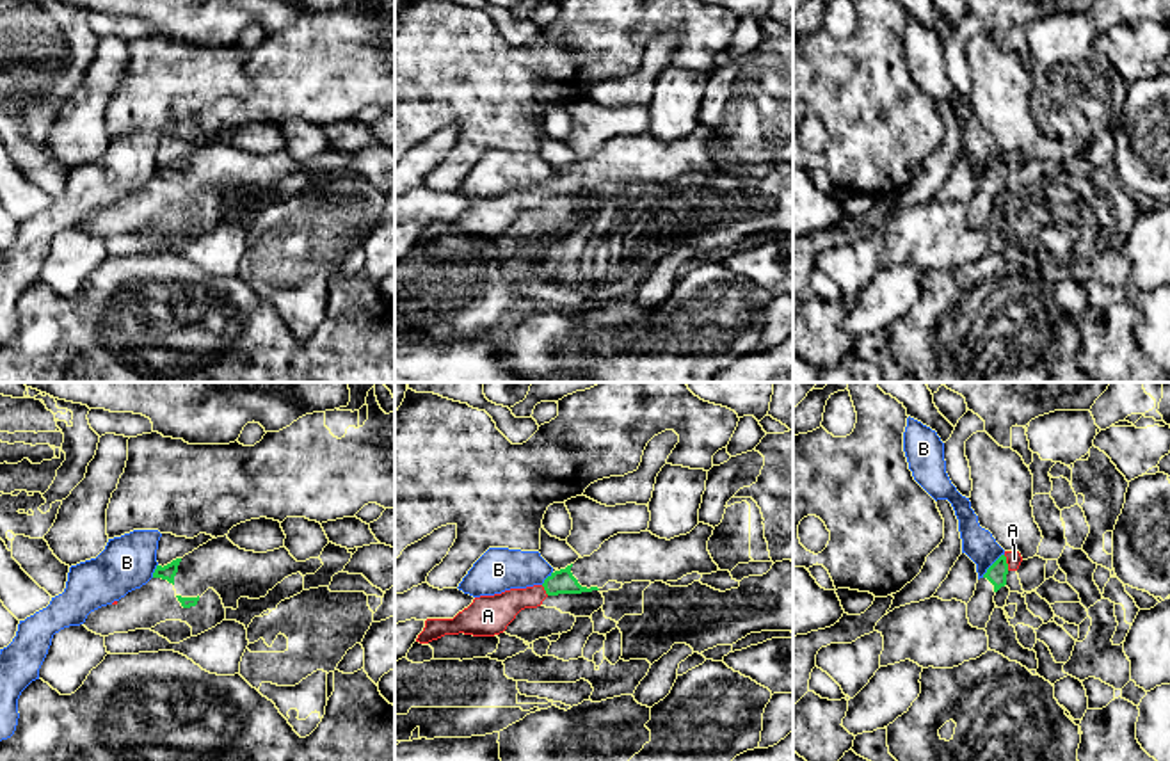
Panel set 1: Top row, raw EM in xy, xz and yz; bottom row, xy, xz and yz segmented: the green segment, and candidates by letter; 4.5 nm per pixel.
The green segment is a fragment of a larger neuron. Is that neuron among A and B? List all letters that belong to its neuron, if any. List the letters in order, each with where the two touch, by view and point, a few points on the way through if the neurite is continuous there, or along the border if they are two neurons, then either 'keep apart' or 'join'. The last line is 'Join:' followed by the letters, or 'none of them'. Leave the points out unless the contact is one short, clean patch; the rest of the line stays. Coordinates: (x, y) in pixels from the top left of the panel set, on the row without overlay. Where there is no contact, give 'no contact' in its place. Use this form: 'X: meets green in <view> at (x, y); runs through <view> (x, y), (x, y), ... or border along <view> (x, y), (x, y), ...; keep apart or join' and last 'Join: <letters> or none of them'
A: meets green in yz at (1005, 164); runs through yz (996, 175), (1005, 164), (1014, 160); join
B: meets green in yz at (991, 168); border along yz (1003, 155), (982, 178); keep apart
Join: A

